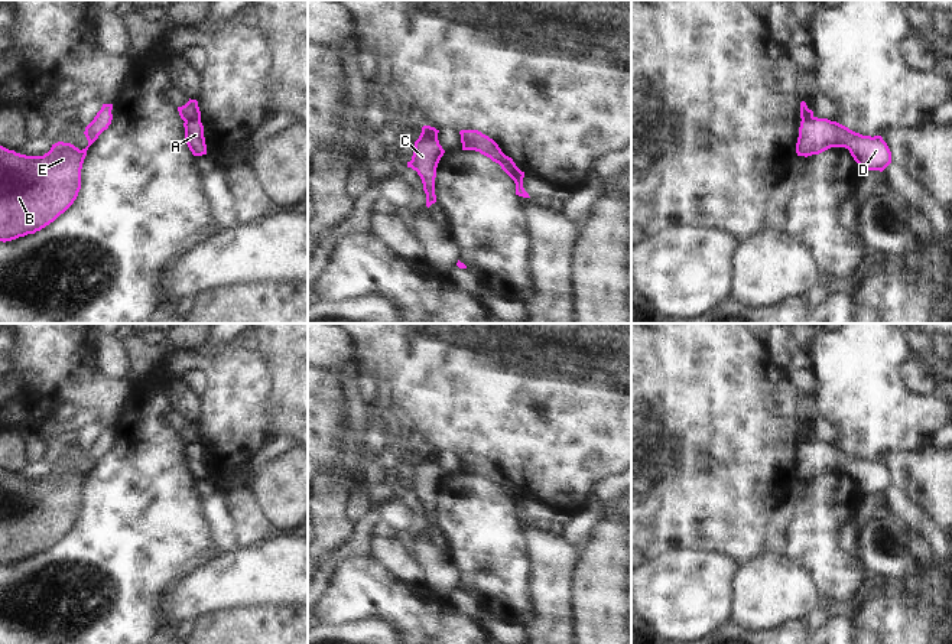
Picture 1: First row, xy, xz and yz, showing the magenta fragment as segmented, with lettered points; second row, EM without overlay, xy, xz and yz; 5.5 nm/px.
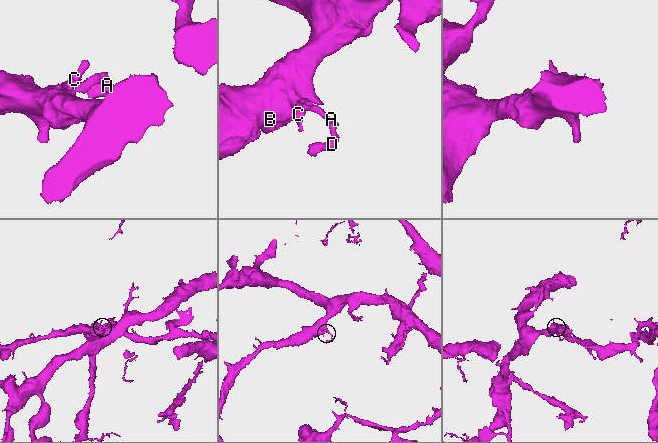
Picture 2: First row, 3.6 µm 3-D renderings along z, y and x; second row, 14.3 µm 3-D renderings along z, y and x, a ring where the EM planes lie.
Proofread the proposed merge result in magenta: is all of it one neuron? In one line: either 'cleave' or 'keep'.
cleave

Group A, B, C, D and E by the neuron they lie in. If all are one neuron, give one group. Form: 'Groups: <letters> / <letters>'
Groups: A D / B C E

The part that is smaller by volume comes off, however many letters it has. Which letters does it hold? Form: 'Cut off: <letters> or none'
Cut off: A, D

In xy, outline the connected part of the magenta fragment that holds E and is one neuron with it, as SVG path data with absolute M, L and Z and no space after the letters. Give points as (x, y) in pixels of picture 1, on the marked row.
M103 104L85 127L88 146L82 150L71 143L58 142L43 156L26 156L0 146L0 241L12 241L40 231L64 214L81 189L81 169L88 147L108 129L113 104Z

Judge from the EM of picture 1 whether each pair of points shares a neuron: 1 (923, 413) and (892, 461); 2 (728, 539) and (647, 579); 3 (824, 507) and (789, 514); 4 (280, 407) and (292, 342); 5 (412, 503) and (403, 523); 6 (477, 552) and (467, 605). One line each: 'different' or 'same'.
1: different
2: different
3: different
4: same
5: different
6: different

